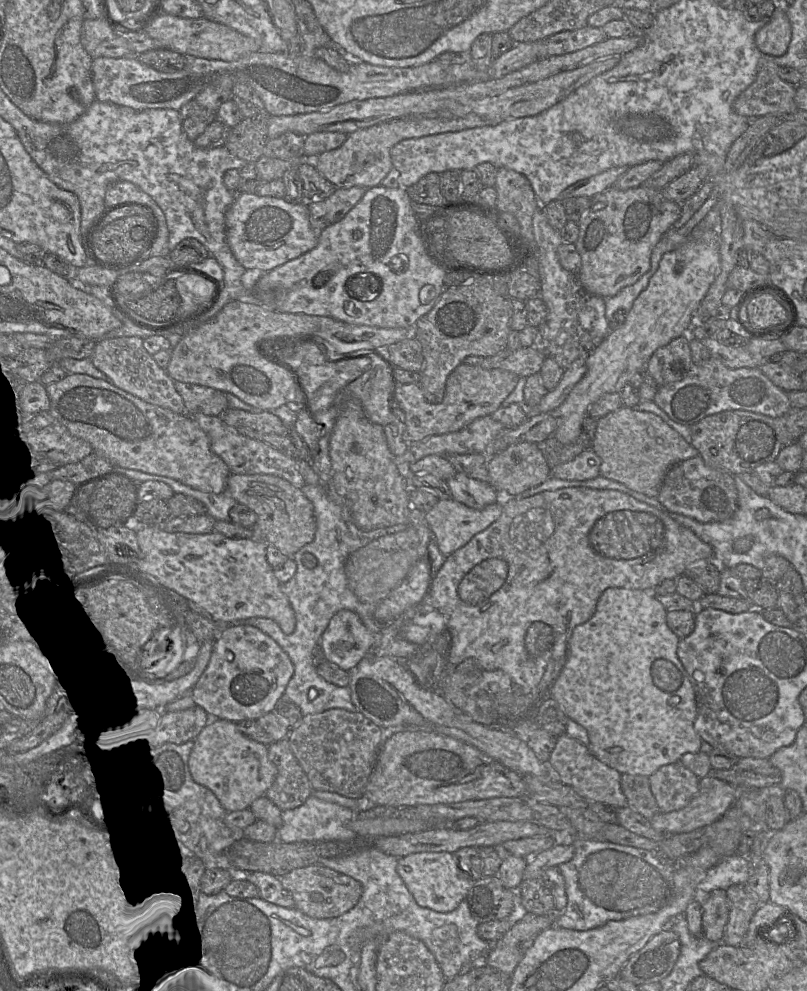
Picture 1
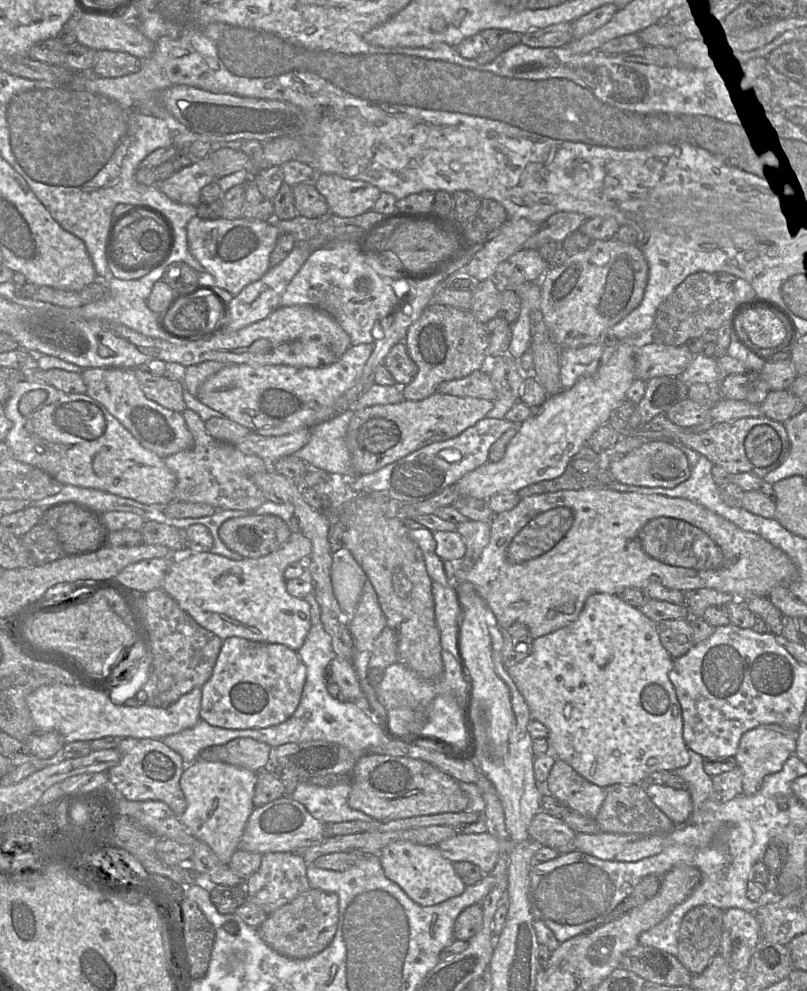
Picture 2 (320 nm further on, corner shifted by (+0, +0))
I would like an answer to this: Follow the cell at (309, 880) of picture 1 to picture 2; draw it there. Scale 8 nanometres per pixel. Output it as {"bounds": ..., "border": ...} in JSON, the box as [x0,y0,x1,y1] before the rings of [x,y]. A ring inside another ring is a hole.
{"bounds":[258,888,338,959],"border":[[[310,888],[291,902],[268,914],[258,930],[262,940],[277,953],[291,959],[305,959],[328,947],[336,934],[338,920],[338,895]]]}

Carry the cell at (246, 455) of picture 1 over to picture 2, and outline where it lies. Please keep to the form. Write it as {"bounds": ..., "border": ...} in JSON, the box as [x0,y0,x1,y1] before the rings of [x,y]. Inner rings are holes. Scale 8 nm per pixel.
{"bounds":[164,410,271,510],"border":[[[193,410],[182,412],[186,425],[194,437],[191,449],[164,458],[166,466],[175,474],[174,500],[204,503],[217,510],[255,510],[266,498],[262,490],[252,481],[256,473],[271,469],[271,464],[259,456],[245,454],[235,444],[221,442],[206,430],[205,422]]]}

